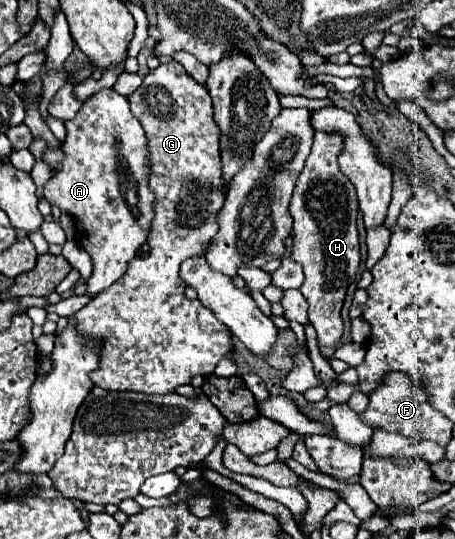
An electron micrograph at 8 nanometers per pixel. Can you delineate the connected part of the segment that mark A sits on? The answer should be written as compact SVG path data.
M103 89L91 95L77 113L77 117L67 121L65 127L67 139L63 143L63 169L47 181L45 199L75 217L79 243L93 259L93 275L87 281L87 293L97 295L123 276L127 263L131 261L131 257L135 257L137 249L141 247L141 243L145 243L149 235L155 197L149 189L147 137L141 123L131 115L129 101L113 89Z

